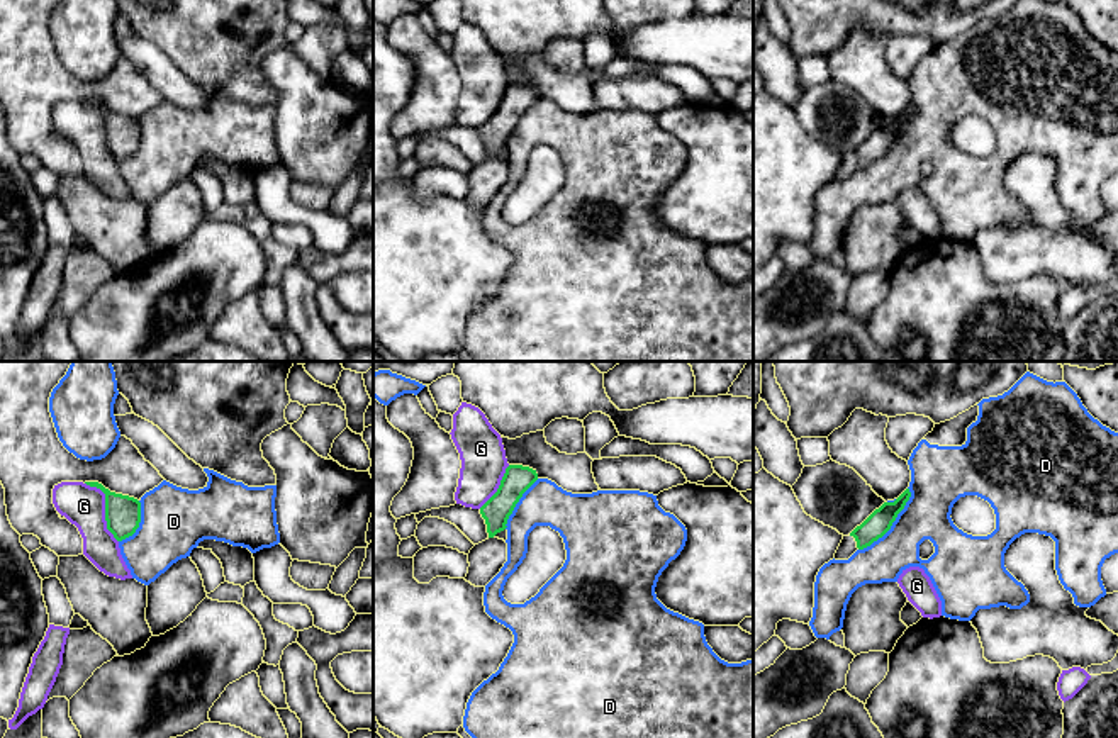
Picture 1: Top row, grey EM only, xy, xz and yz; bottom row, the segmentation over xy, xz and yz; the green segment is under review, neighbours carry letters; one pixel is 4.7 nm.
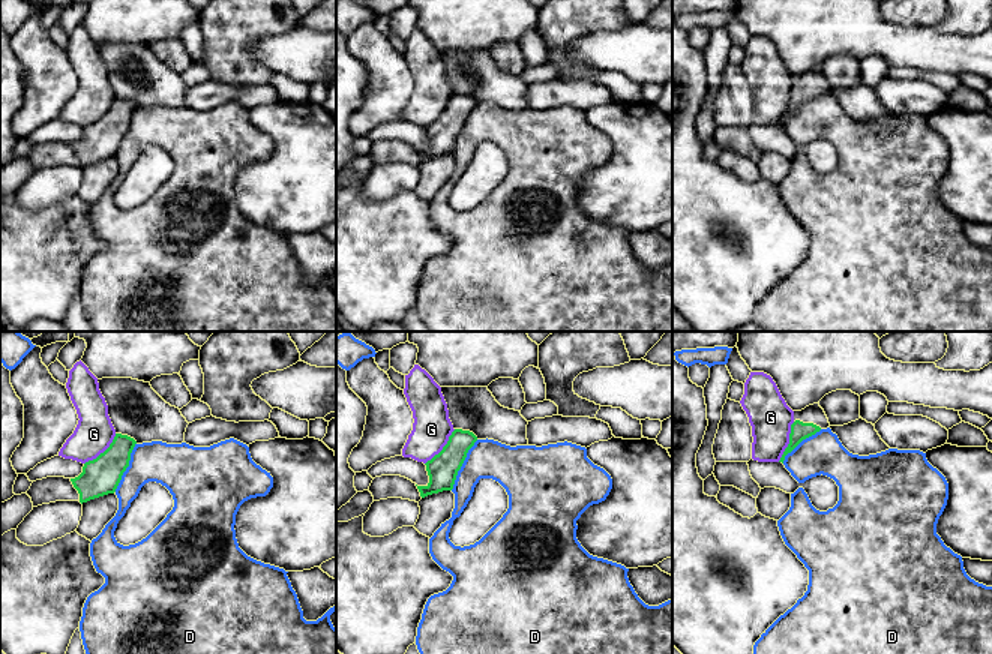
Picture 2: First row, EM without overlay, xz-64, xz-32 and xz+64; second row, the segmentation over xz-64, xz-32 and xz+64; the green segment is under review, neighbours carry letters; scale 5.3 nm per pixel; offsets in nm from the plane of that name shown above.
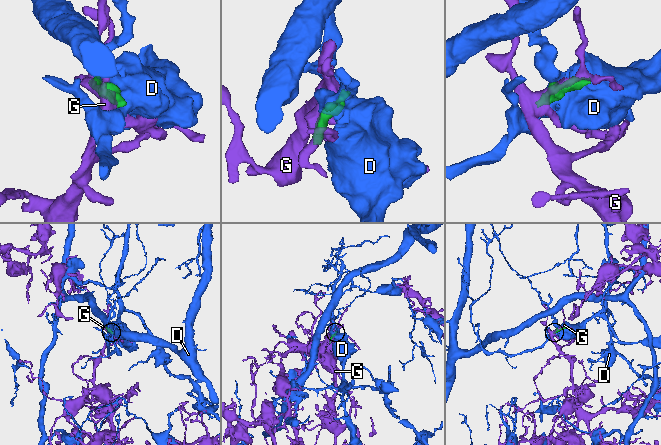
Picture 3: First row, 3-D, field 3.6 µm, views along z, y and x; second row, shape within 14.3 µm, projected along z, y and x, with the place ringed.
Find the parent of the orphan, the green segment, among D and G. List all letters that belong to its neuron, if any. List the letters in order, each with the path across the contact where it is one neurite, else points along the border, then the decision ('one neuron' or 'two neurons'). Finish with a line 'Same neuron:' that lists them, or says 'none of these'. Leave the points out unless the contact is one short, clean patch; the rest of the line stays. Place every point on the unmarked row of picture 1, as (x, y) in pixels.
D: two neurons
G: two neurons
Same neuron: none of these

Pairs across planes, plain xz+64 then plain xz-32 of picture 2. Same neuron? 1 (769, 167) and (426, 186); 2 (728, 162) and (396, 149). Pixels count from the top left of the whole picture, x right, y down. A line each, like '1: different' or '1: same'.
1: same
2: different

